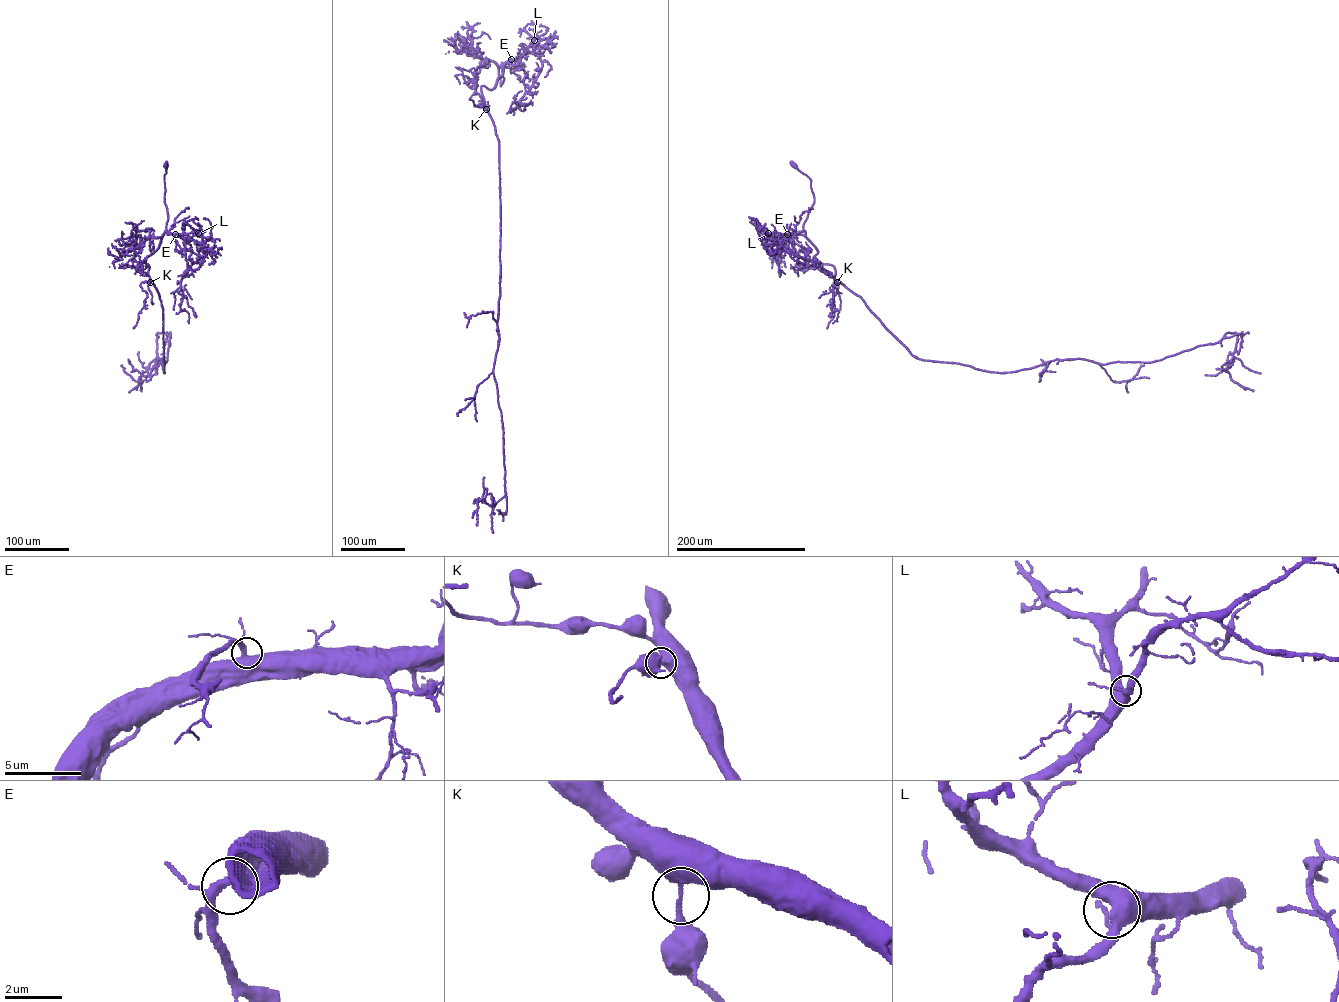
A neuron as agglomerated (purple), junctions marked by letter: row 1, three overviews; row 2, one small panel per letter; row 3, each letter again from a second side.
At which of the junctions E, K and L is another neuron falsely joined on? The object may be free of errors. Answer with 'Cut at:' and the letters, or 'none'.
Cut at: none

